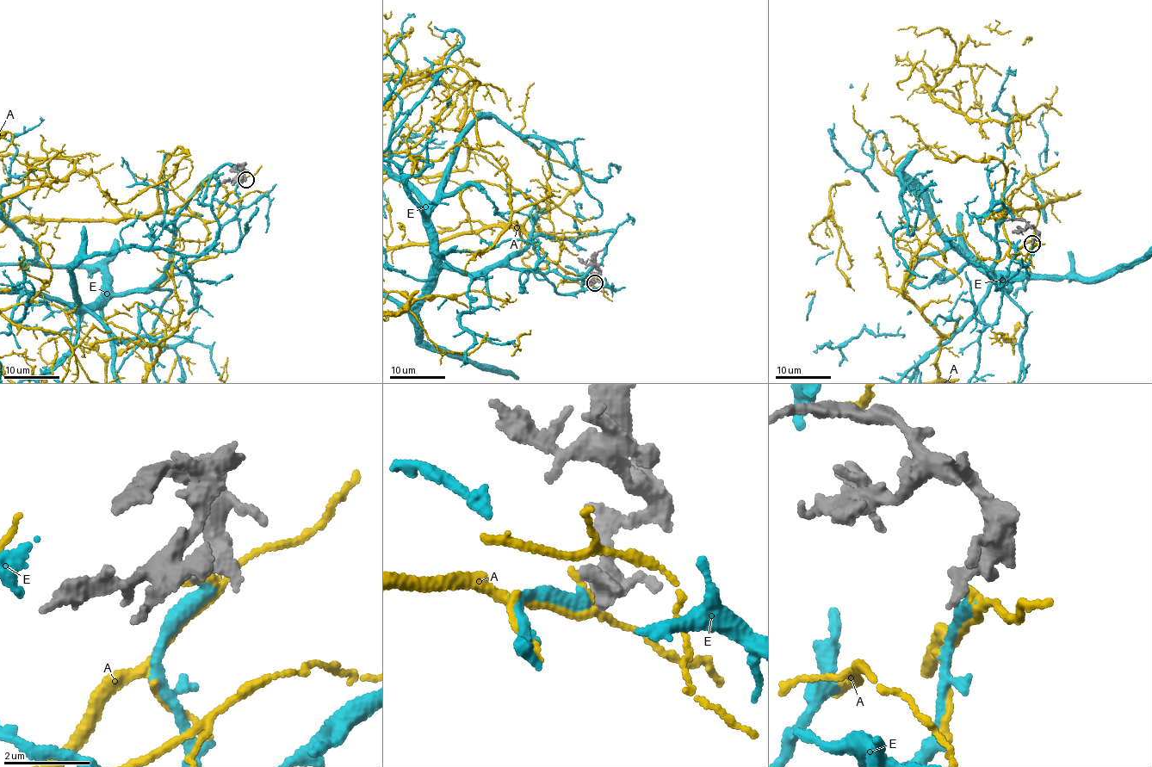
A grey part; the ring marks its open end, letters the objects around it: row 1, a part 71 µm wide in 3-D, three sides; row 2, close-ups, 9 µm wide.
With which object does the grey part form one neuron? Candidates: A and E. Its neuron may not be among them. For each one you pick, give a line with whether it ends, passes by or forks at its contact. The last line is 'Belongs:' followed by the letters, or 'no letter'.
Belongs: no letter

